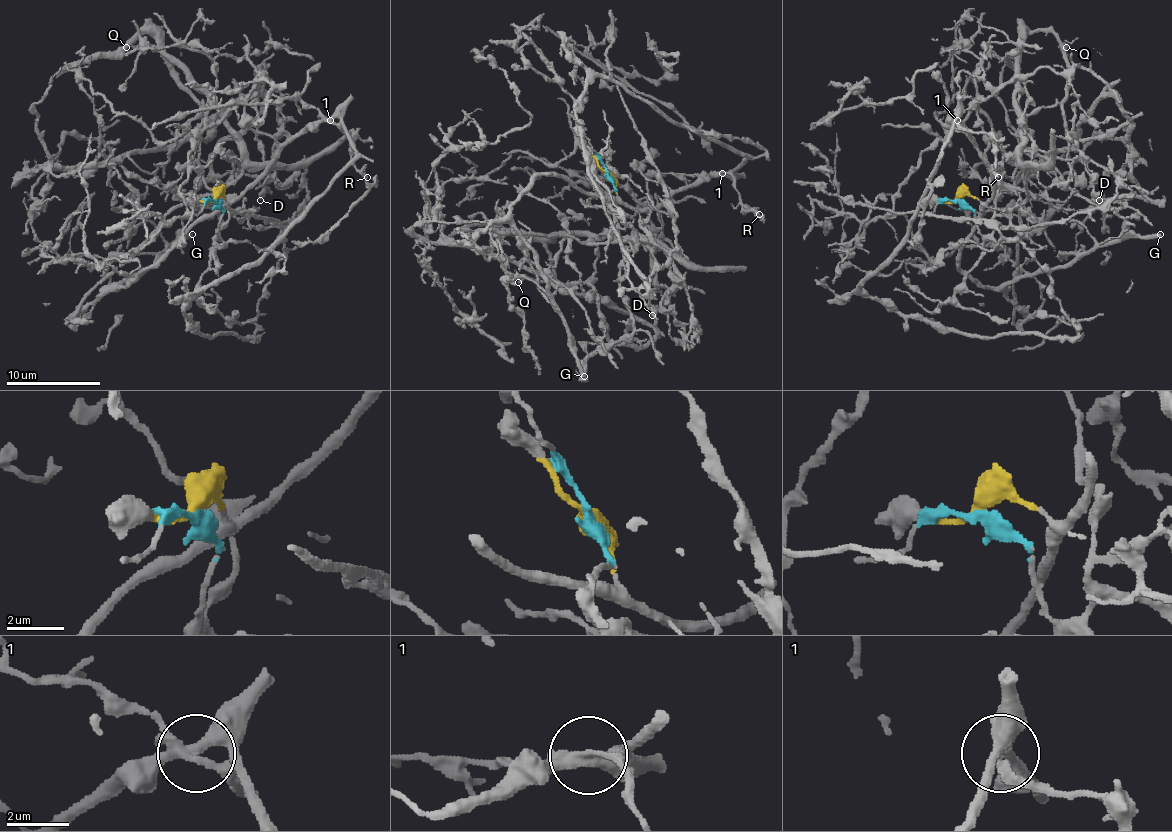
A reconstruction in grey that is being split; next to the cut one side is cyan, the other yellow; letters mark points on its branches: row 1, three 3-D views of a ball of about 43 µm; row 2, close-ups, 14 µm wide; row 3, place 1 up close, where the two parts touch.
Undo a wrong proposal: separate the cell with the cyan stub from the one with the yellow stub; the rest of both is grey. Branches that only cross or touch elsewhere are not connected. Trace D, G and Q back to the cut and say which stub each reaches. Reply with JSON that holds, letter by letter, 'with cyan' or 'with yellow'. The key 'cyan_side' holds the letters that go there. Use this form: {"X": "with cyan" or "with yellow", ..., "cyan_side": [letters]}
{"D": "with cyan", "G": "with yellow", "Q": "with yellow", "cyan_side": ["D"]}

